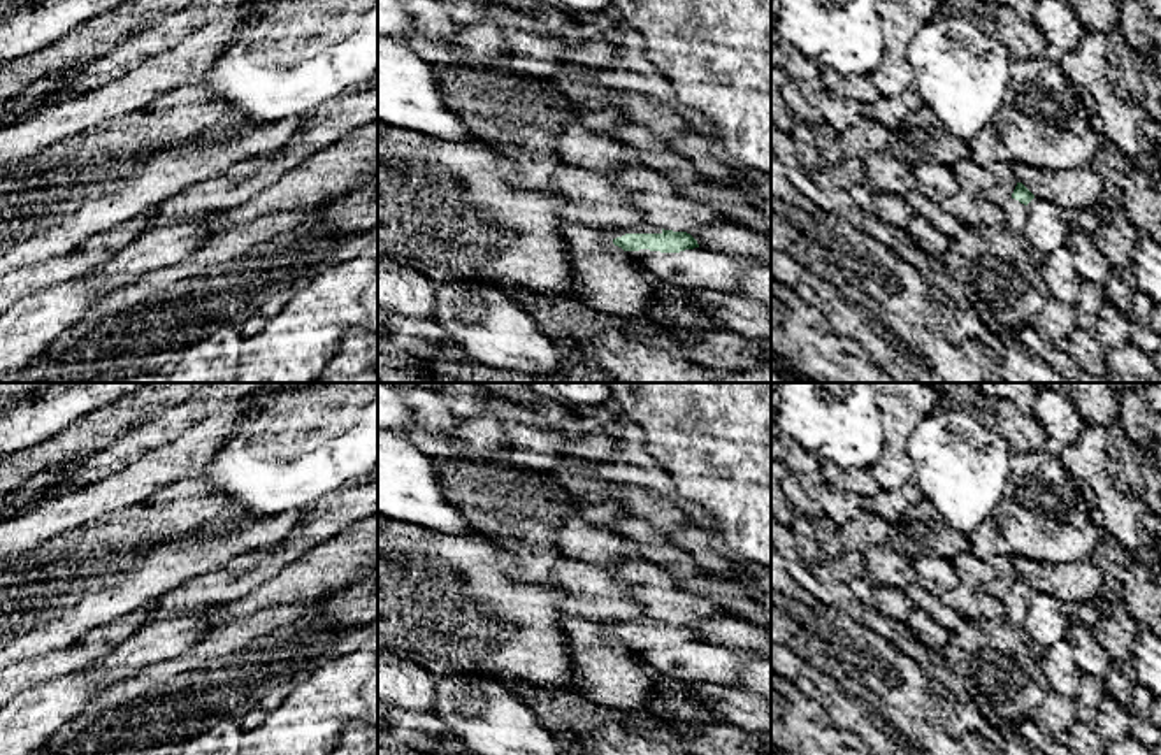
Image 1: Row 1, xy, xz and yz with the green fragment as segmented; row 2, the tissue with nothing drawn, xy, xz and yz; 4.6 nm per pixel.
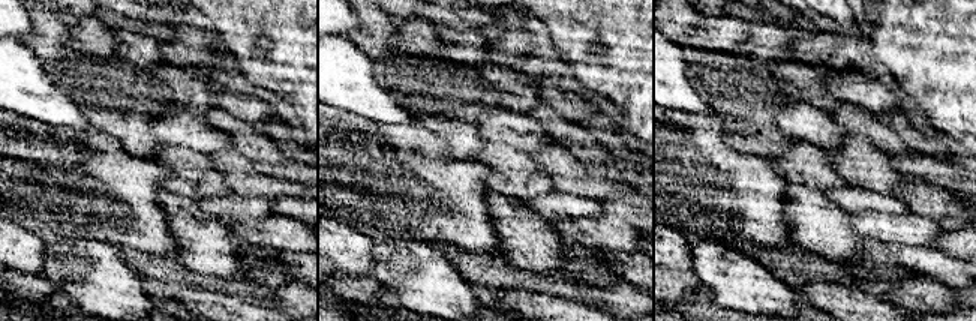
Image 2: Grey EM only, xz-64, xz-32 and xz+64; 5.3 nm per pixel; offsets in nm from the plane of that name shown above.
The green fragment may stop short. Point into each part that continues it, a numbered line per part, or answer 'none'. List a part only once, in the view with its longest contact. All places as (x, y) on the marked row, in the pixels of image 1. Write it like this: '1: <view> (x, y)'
1: xz (645, 227)

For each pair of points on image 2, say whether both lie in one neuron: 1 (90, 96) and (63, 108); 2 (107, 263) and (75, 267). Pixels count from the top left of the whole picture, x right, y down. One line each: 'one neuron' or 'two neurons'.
1: two neurons
2: one neuron

